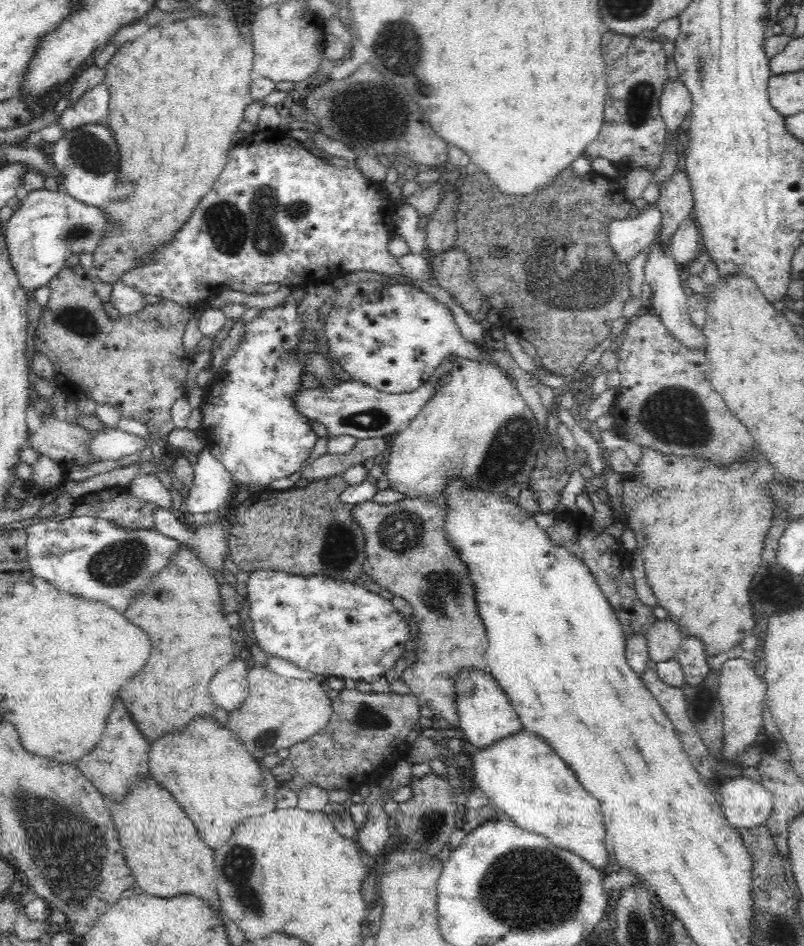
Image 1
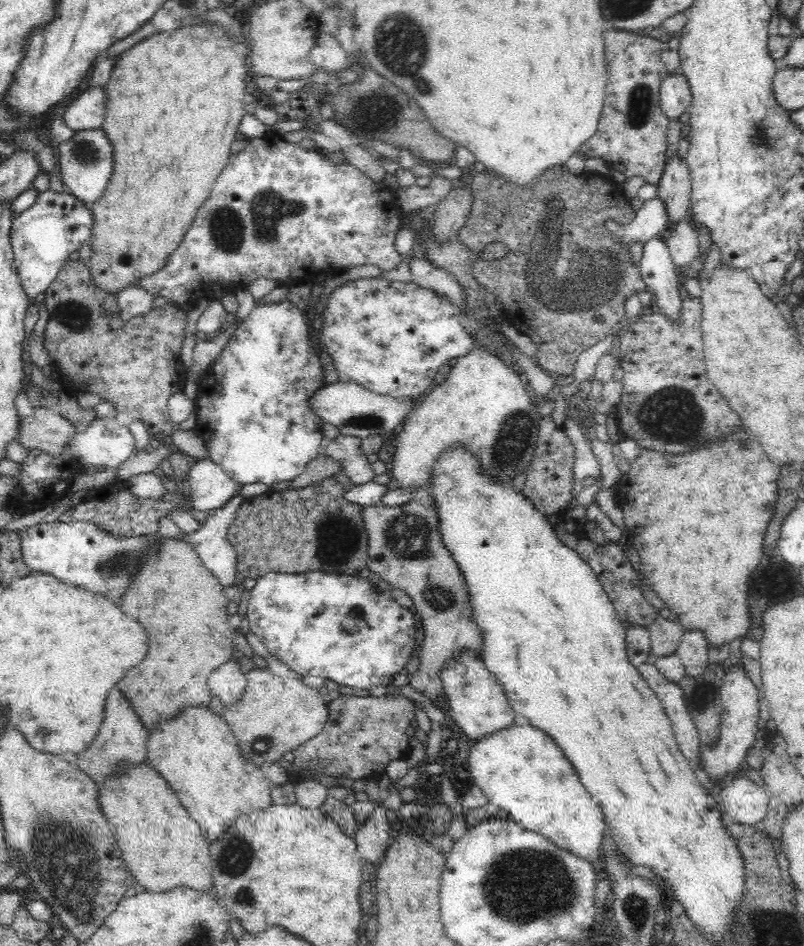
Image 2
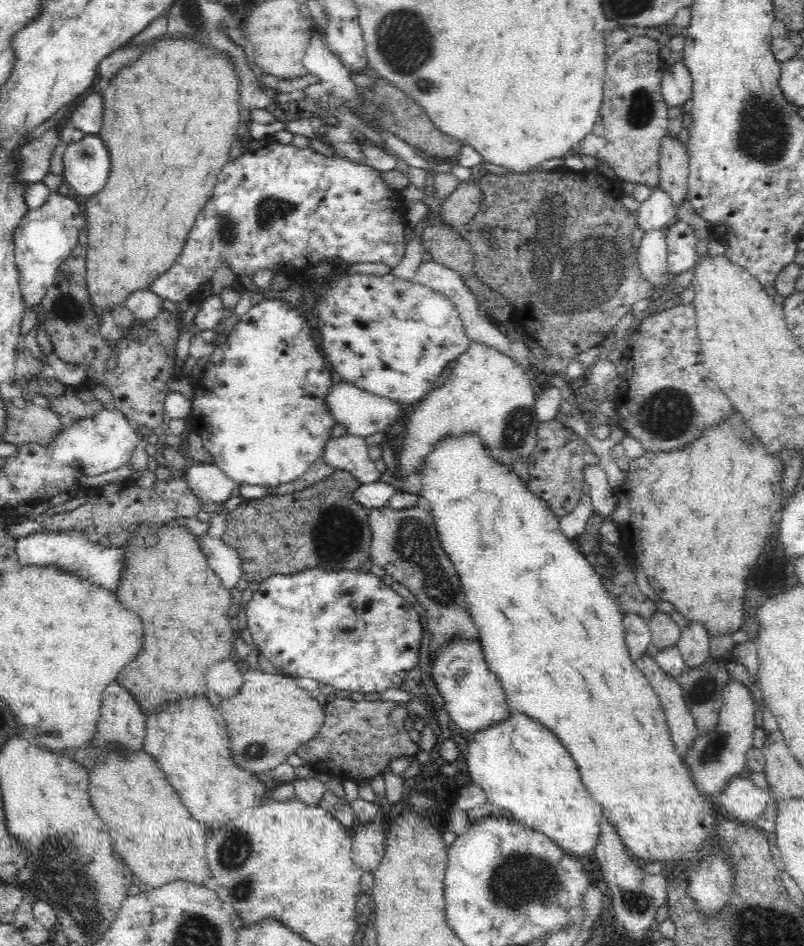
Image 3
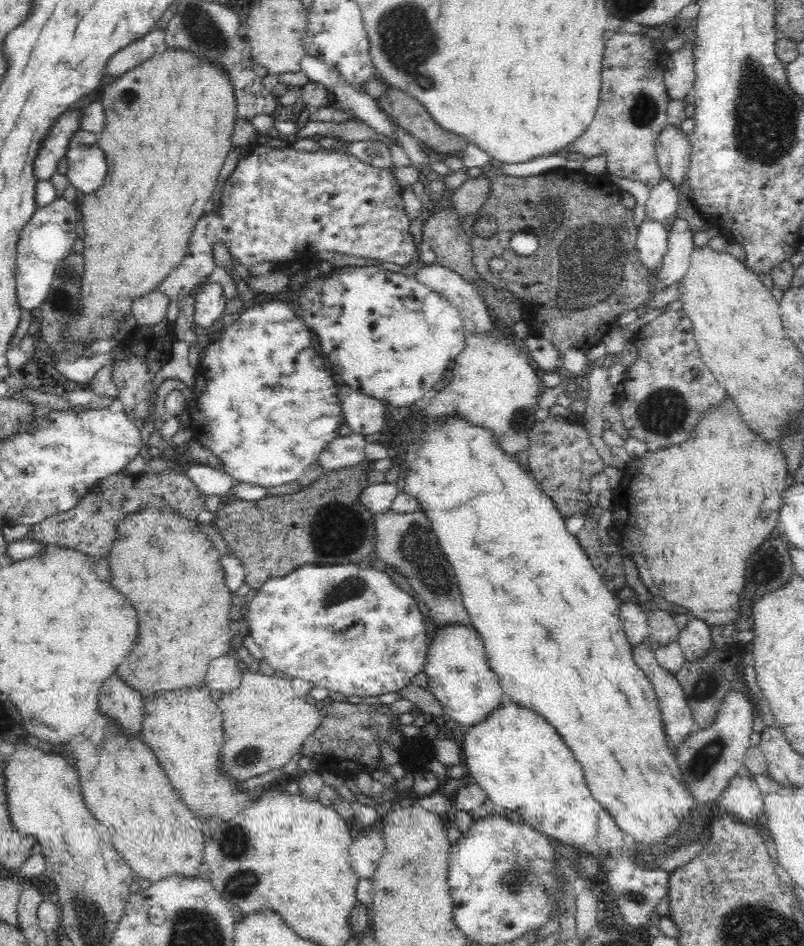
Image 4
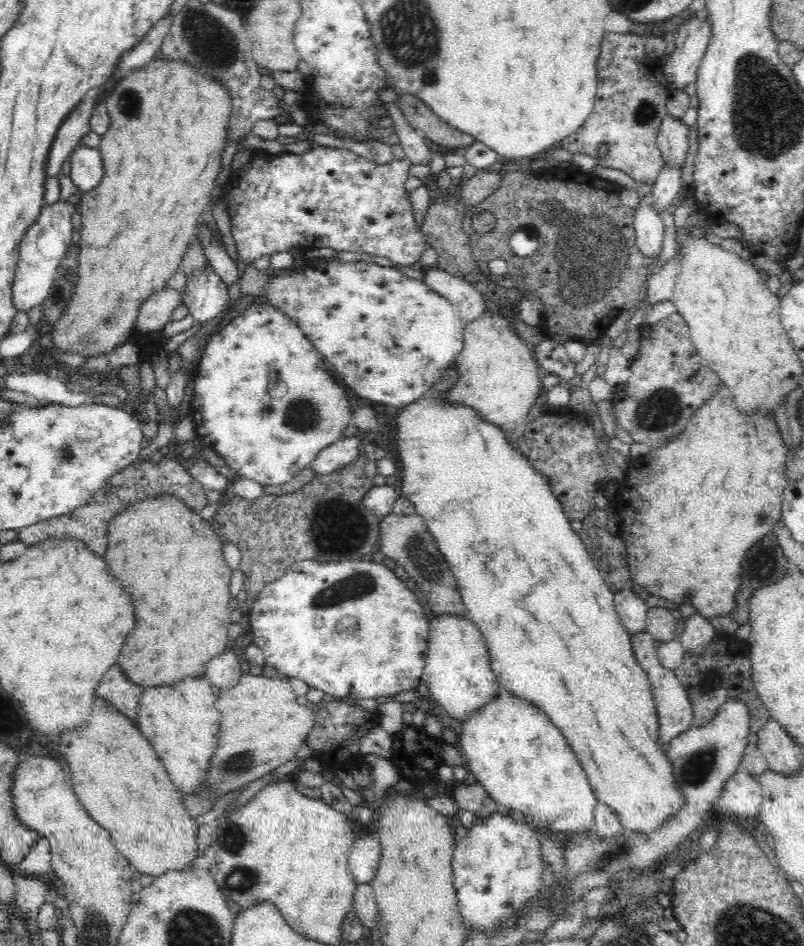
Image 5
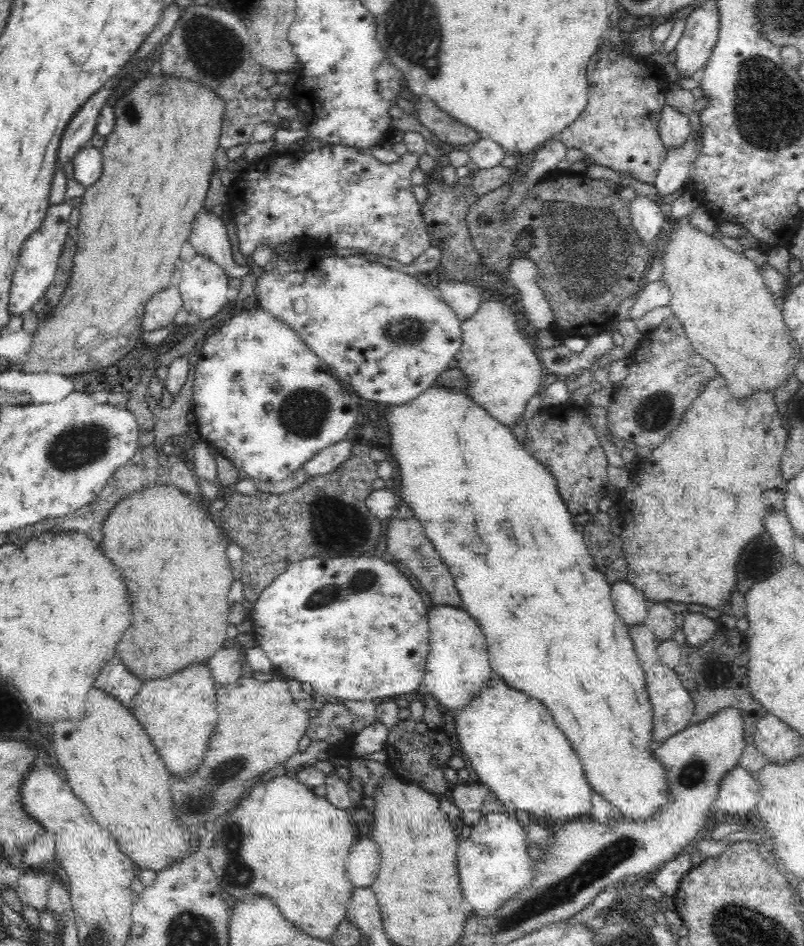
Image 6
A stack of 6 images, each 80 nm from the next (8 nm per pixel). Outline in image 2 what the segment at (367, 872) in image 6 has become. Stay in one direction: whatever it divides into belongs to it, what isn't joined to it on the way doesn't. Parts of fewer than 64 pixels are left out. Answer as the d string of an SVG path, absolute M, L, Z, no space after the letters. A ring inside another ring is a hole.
M384 800L376 801L372 813L364 821L364 826L356 830L353 840L356 842L357 855L363 861L379 864L386 855L390 844L390 824L386 819L387 808Z

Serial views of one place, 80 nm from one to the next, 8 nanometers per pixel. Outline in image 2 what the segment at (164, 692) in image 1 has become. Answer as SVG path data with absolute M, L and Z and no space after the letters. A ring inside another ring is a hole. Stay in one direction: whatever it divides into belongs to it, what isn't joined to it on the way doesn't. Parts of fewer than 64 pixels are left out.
M165 538L163 545L159 546L159 551L148 555L144 560L138 576L130 584L126 598L122 598L122 612L134 616L146 628L150 650L146 658L140 662L140 666L130 670L130 674L126 674L122 682L118 682L118 690L128 698L130 706L134 708L146 730L154 730L154 726L174 718L176 712L182 712L190 706L210 706L212 696L206 686L208 674L216 670L220 664L234 660L236 655L236 647L232 643L234 630L228 623L226 595L222 590L224 588L220 586L220 582L204 568L199 554L190 543Z

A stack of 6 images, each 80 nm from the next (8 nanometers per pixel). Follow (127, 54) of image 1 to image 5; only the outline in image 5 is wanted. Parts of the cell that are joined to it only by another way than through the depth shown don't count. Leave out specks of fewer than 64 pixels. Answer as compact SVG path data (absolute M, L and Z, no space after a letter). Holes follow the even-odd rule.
M155 57L148 64L125 75L124 80L116 82L106 97L106 113L110 119L109 127L102 136L98 150L101 152L104 162L104 176L98 186L95 186L89 193L84 193L78 201L78 212L81 215L81 241L78 244L80 249L79 266L77 272L78 280L68 306L64 309L62 316L58 319L55 327L51 330L49 340L45 335L40 335L39 340L46 346L52 347L55 354L58 352L68 352L68 354L80 354L82 359L98 357L116 349L122 342L128 340L128 333L136 324L136 314L140 304L154 292L158 292L166 287L166 282L181 263L185 256L188 244L196 237L199 224L198 218L206 210L211 201L212 190L215 188L215 180L218 173L222 171L222 152L228 143L227 130L229 126L229 116L231 115L231 96L229 90L215 78L204 76L204 72L199 72L187 62L172 62L166 58Z

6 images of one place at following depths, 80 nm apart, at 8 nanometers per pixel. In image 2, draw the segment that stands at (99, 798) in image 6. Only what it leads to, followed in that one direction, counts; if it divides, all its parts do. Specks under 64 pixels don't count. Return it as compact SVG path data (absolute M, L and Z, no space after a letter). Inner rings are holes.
M148 764L123 770L97 786L102 812L114 828L114 839L136 884L148 892L174 888L210 892L214 888L208 842L170 786Z

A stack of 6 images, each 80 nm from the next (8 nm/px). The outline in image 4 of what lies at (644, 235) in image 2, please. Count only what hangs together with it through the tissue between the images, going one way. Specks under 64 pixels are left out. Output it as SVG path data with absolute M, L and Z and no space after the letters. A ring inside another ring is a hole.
M661 181L651 188L650 196L646 201L645 216L648 221L666 224L678 210L678 191L670 181Z

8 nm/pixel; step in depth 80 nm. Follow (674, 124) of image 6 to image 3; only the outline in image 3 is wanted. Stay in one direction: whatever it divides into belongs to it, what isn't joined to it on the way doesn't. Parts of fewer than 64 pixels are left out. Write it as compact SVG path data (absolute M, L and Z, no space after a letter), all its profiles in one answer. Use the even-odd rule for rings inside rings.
M666 135L662 139L659 160L658 189L672 197L676 211L686 201L689 183L689 162L687 148L678 141Z

